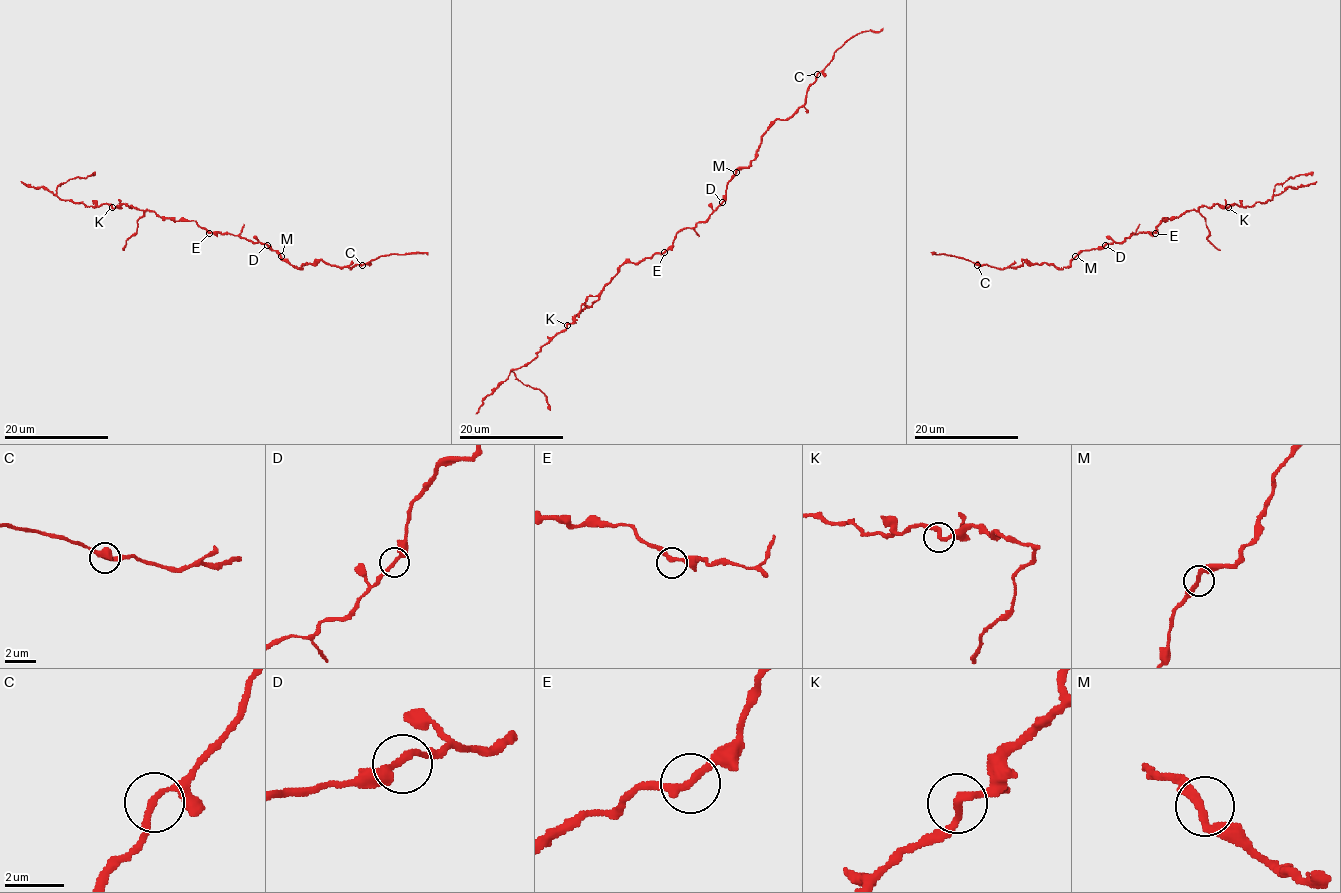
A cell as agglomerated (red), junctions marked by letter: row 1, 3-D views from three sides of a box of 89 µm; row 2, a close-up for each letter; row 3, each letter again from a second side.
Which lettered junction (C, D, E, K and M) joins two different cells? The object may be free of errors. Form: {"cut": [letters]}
{"cut": []}

